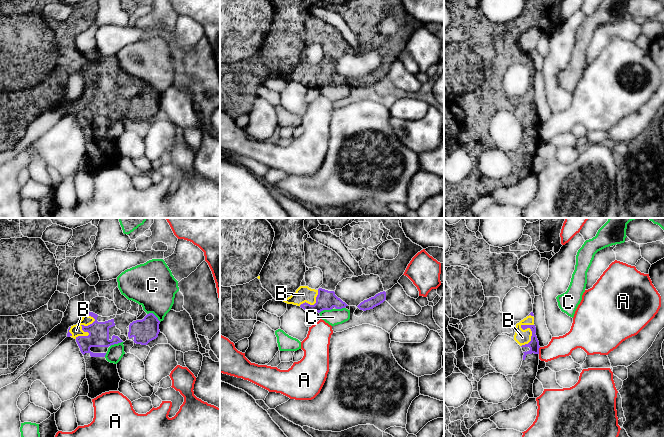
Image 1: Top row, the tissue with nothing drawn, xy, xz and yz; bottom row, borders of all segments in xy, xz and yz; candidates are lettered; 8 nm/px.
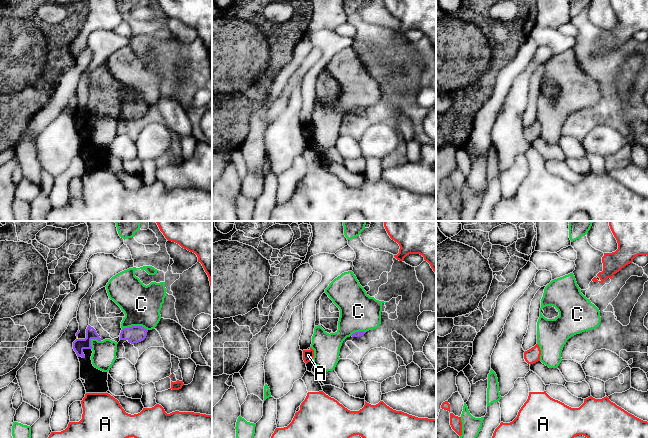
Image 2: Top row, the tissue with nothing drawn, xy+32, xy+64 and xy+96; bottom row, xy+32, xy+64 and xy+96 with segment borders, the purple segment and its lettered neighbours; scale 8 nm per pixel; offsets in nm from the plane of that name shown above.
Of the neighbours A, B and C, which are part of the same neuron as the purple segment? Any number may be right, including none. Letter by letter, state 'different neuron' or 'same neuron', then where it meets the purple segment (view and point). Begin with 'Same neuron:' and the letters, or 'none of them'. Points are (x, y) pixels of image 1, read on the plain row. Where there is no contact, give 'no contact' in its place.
Same neuron: B
A: different neuron | yz (538, 126)
B: same neuron | xy (83, 106)
C: different neuron | xy (154, 91)

